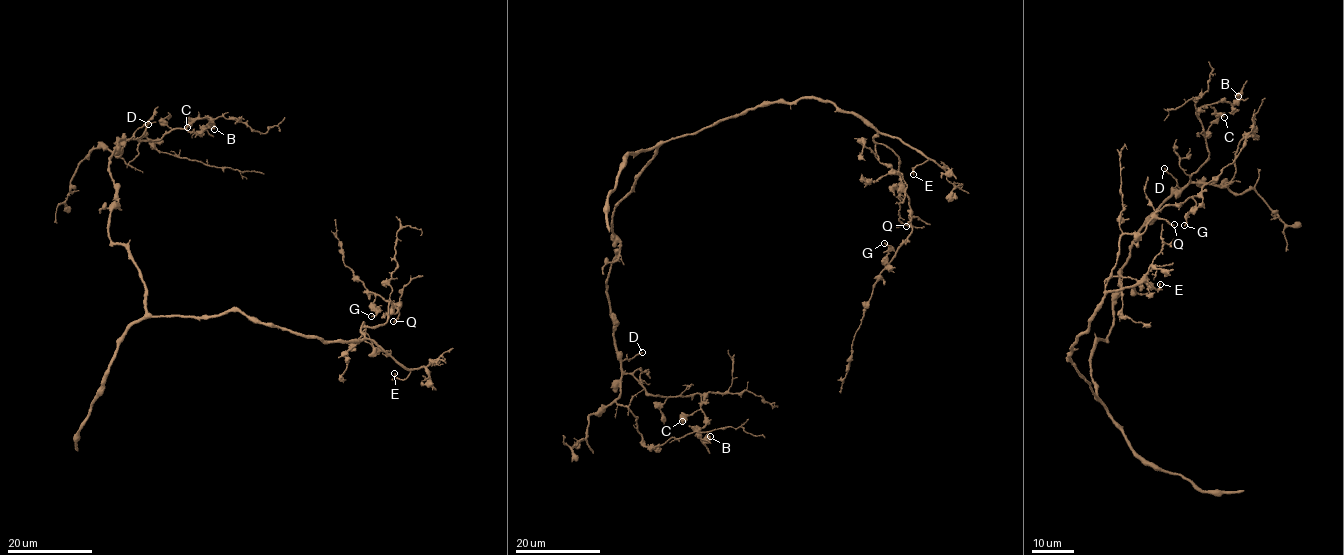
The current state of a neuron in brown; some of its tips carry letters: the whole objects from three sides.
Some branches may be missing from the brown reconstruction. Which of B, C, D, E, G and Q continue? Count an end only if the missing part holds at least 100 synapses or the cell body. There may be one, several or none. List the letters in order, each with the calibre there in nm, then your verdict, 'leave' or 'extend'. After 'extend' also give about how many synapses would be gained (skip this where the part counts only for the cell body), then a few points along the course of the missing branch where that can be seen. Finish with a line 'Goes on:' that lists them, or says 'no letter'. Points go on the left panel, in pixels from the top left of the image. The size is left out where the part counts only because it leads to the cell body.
B: 600 nm thick; leave
C: 440 nm thick; leave
D: 150 nm thick; leave
E: 180 nm thick; leave
G: 190 nm thick; leave
Q: 190 nm thick; leave
Goes on: no letter

